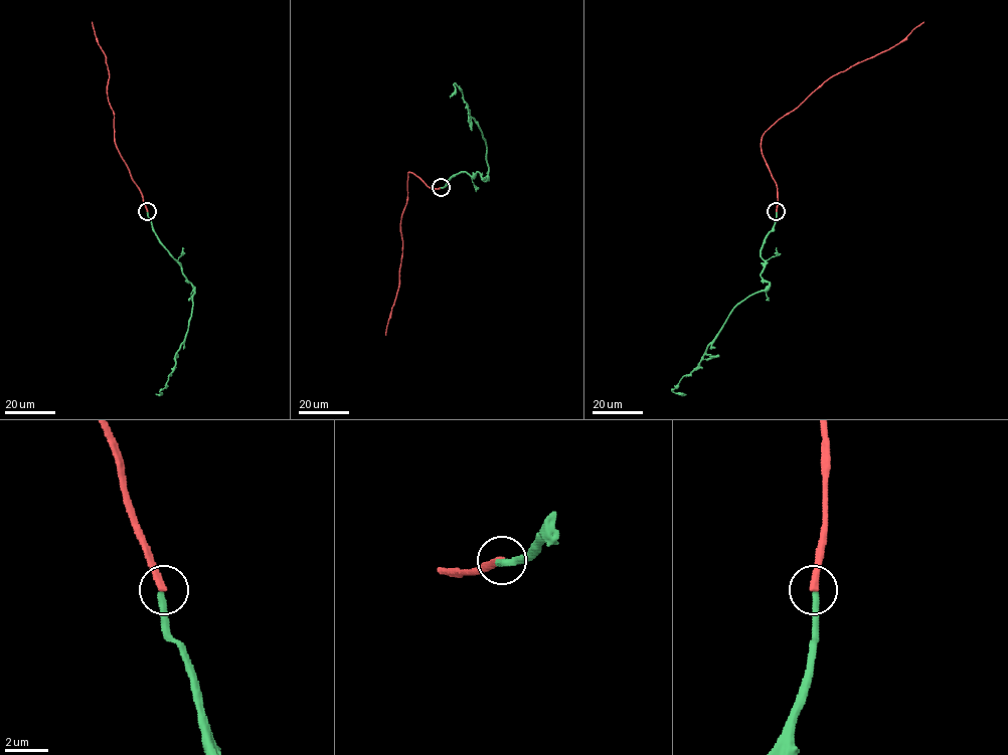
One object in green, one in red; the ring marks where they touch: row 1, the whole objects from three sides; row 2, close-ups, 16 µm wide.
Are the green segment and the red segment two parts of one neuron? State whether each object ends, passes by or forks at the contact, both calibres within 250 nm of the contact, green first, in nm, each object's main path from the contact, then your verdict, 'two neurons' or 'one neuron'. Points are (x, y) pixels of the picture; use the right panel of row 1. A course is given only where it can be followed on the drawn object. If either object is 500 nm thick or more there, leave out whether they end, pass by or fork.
green ends; red ends; calibres 300 and 340 nm; course green (776, 211), (761, 250), (761, 276), (769, 286), (733, 309), (699, 364), (672, 390), (686, 394); course red (776, 211), (777, 186), (762, 152), (762, 135), (832, 76), (888, 50), (924, 22); two neurons

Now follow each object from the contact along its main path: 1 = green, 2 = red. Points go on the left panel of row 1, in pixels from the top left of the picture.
1: (147, 211), (159, 240), (194, 288), (185, 340), (175, 356), (175, 364), (167, 385), (156, 394)
2: (147, 211), (142, 193), (115, 143), (114, 114), (107, 95), (109, 71), (92, 22)

